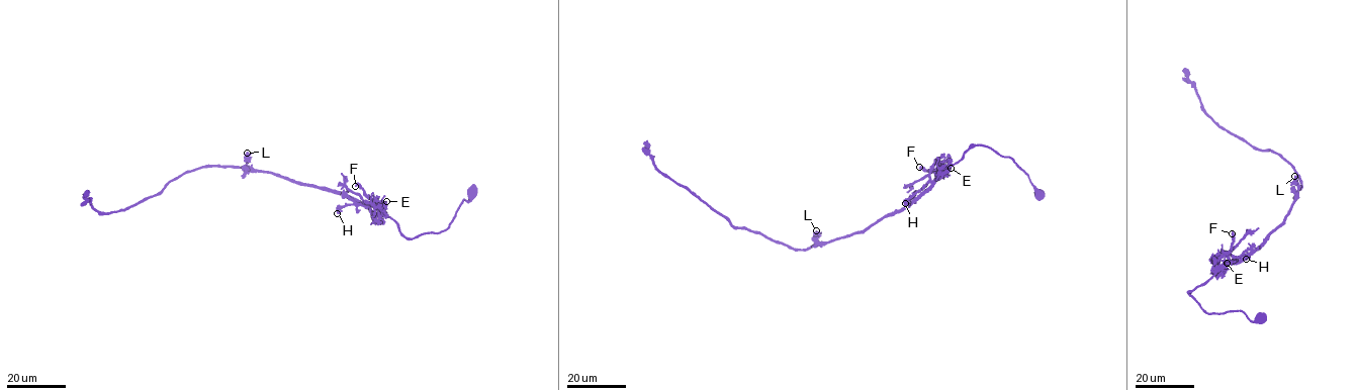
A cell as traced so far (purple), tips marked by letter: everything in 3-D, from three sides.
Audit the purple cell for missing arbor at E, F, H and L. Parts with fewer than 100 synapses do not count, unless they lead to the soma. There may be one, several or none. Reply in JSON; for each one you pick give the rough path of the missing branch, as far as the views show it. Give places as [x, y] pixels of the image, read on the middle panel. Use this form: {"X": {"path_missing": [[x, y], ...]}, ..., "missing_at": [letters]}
{"missing_at": []}

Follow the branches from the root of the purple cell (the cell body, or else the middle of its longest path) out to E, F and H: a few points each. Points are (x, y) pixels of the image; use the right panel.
E: (1259, 319), (1252, 321), (1239, 310), (1208, 313), (1189, 295), (1231, 264), (1227, 263)
F: (1259, 319), (1252, 321), (1239, 310), (1208, 313), (1189, 295), (1227, 263), (1232, 233)
H: (1259, 319), (1252, 321), (1239, 310), (1208, 313), (1189, 295), (1233, 258), (1242, 254), (1247, 256), (1246, 259)

